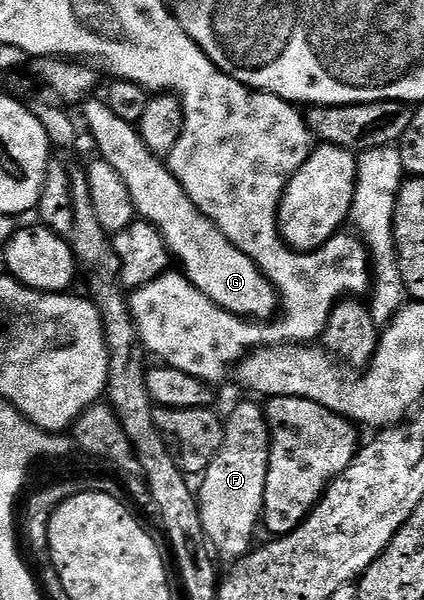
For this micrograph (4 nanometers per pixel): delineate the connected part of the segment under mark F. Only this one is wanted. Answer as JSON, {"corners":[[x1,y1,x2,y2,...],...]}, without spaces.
{"corners":[[244,401,232,409,229,417,223,418,224,434,222,447,218,447,218,455,210,463,208,470,202,474,204,481,198,485,197,501,199,503,199,517,202,519,203,531,208,538,209,546,227,563,234,563,251,552,254,542,252,535,259,528,264,509,266,491,266,471,270,471,270,431,268,418,263,404,255,405,252,401]]}

